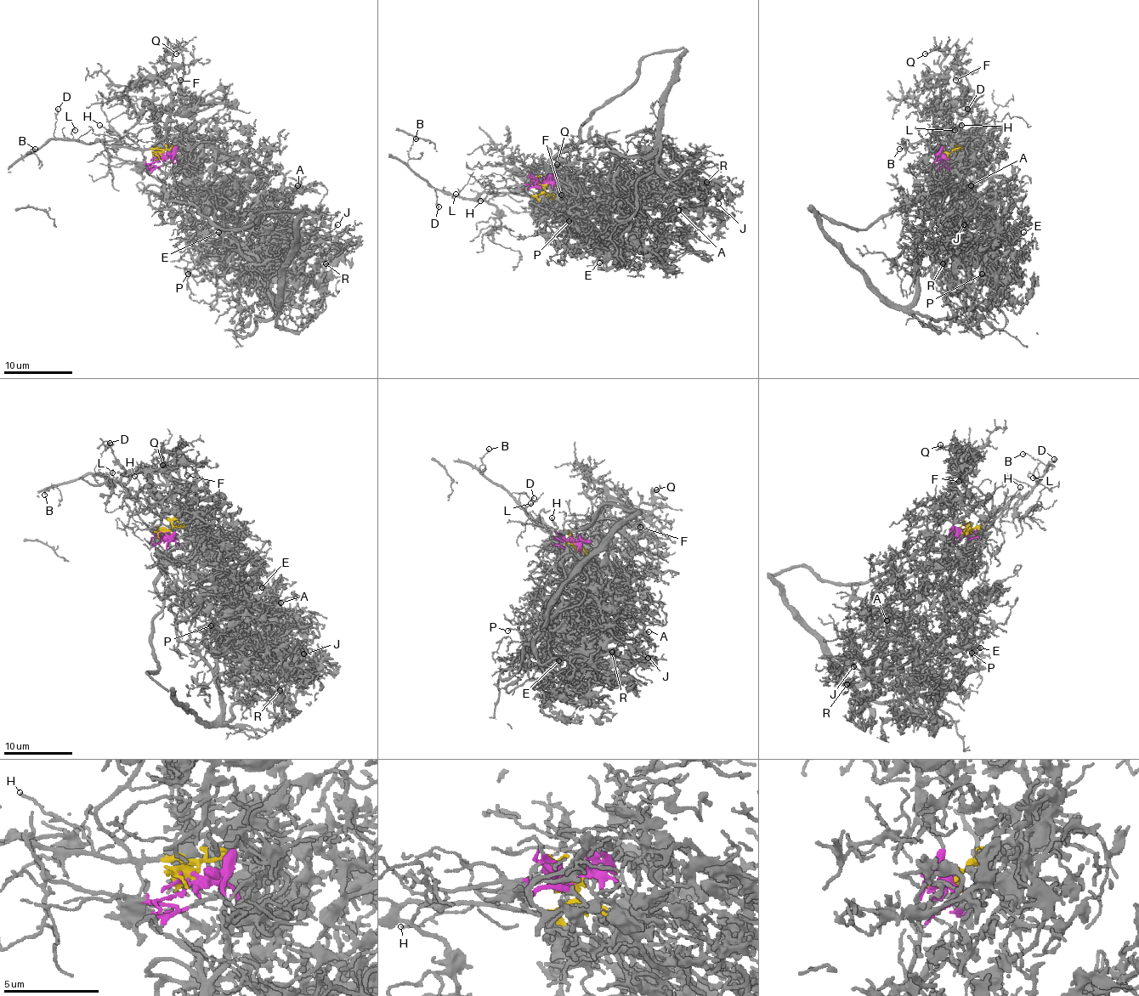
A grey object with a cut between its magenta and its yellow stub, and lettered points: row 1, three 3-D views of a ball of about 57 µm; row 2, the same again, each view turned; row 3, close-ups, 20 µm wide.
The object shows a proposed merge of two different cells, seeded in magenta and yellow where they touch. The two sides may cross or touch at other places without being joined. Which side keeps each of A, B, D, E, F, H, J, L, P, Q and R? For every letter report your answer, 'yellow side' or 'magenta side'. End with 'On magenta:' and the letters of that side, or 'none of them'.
A: magenta side
B: yellow side
D: yellow side
E: magenta side
F: magenta side
H: yellow side
J: magenta side
L: yellow side
P: magenta side
Q: magenta side
R: magenta side
On magenta: A, E, F, J, P, Q, R

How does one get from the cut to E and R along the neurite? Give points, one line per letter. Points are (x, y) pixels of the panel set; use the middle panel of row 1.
E: (540, 184), (552, 171), (546, 176), (563, 181), (571, 191), (603, 258), (598, 263)
R: (540, 184), (556, 166), (563, 169), (590, 158), (605, 141), (619, 156), (677, 161), (691, 195), (706, 183)

